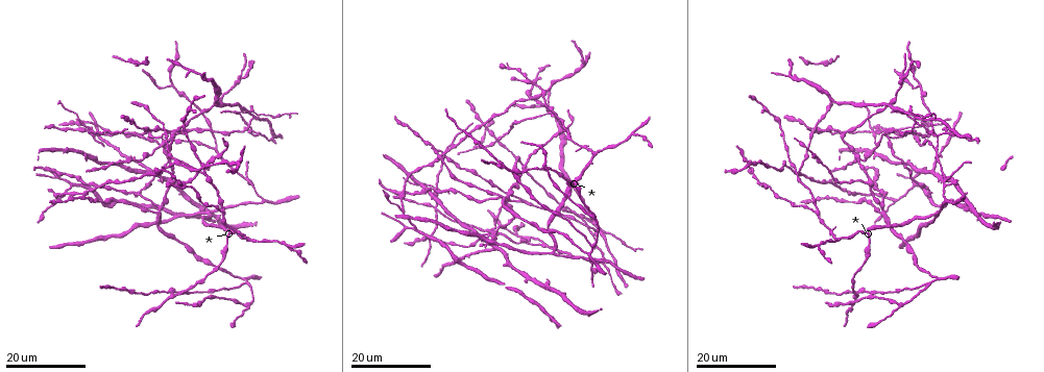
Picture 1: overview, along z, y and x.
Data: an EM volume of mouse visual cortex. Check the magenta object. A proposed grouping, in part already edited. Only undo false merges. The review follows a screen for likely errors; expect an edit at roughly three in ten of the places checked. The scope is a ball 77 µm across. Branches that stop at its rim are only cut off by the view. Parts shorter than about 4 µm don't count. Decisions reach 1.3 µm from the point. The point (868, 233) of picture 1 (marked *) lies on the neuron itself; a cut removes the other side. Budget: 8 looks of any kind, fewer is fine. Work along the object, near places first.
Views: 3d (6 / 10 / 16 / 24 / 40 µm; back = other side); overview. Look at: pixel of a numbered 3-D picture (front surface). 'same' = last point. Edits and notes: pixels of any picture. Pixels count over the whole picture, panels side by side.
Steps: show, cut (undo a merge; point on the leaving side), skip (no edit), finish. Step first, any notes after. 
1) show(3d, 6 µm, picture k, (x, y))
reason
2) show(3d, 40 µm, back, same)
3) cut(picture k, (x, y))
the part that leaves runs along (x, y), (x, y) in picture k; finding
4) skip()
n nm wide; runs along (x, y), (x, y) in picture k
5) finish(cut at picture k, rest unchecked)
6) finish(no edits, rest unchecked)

show(3d, 16 µm, picture 1, (556, 252))
three-way junction

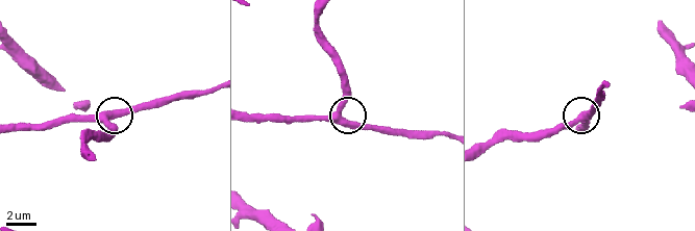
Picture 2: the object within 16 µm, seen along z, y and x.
show(3d, 6 µm, picture 2, (104, 114))

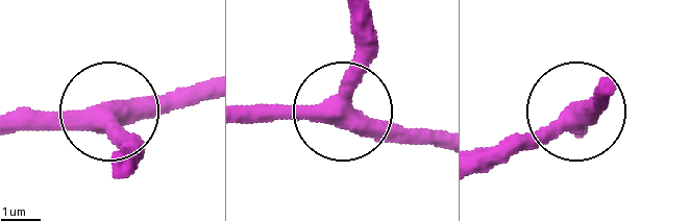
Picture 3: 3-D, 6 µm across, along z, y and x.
skip()
400 nm wide; runs along (353, 14), (353, 94), (343, 111), (247, 114) in picture 3; continuous, no second neuron

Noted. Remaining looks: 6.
show(3d, 24 µm, picture 1, (245, 178))
two arms in line, one across

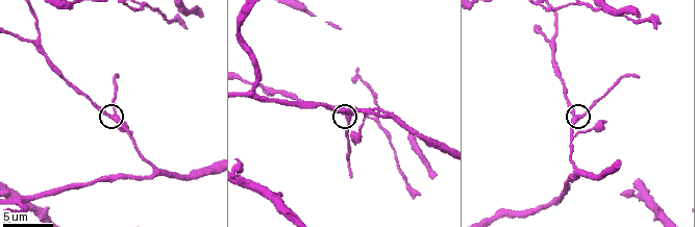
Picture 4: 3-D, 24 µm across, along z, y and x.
show(3d, 6 µm, picture 4, (349, 117))
zoom in

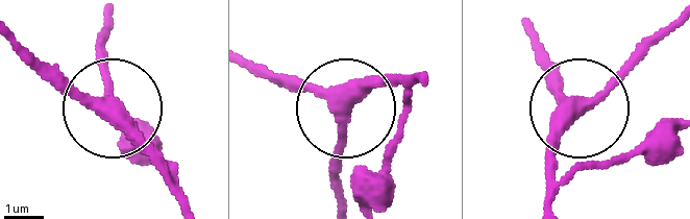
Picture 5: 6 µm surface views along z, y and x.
skip()
310 nm wide; runs along (188, 205), (154, 145), (114, 102), (104, 19) in picture 5; continuous, no second neuron

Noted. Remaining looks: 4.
show(3d, 16 µm, picture 1, (242, 77))
four-way junction

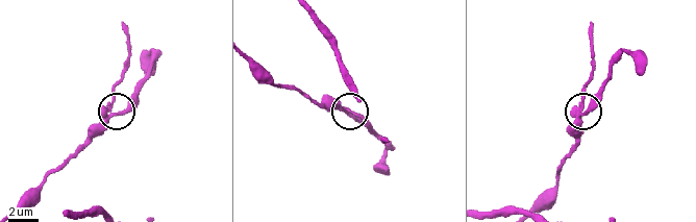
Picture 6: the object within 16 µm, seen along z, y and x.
show(3d, 10 µm, picture 6, (582, 106))

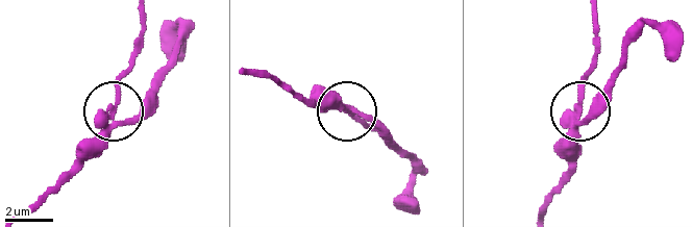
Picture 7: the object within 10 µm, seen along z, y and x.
skip()
runs along (540, 209), (564, 173), (567, 131), (591, 56) in picture 7; all the same neuron

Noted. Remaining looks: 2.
show(3d, 24 µm, picture 1, (595, 223))
four arms meet

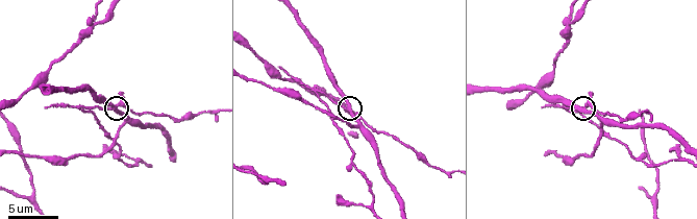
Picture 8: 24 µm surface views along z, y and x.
show(3d, 10 µm, picture 8, (579, 110))

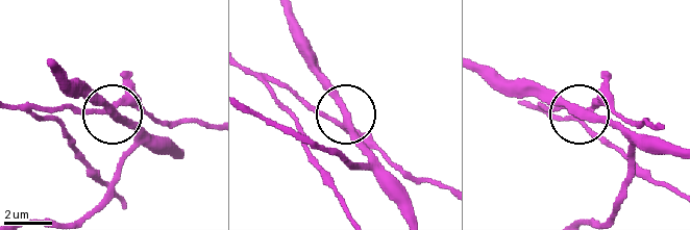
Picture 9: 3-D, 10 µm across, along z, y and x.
cut(picture 9, (141, 104))
280 nm wide; two neurons meet here

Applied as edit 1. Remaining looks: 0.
finish(cut at picture 9, rest unchecked)

